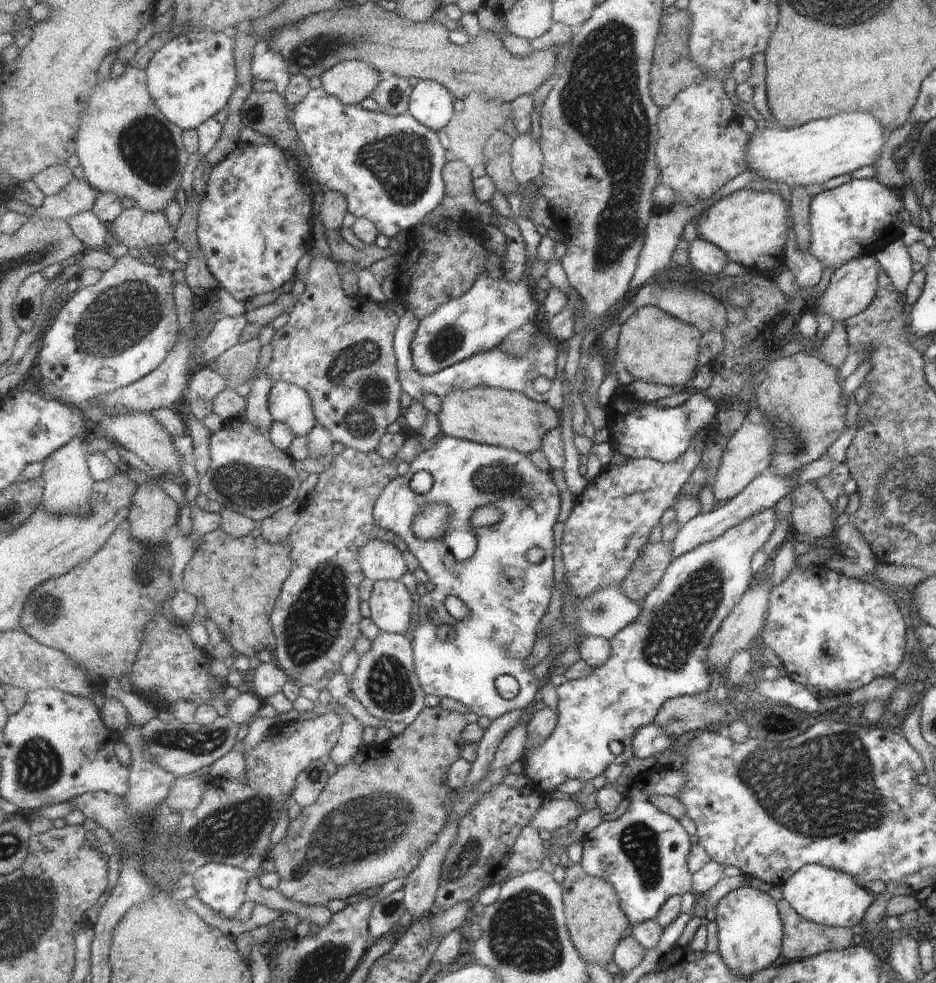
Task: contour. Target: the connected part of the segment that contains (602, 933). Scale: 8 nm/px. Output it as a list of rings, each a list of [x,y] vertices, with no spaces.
[[[575,864],[567,869],[567,876],[562,884],[566,892],[568,927],[571,930],[572,941],[580,950],[584,961],[607,967],[615,962],[620,942],[628,936],[633,936],[635,932],[634,922],[624,912],[619,893],[610,880],[592,876],[582,864]]]

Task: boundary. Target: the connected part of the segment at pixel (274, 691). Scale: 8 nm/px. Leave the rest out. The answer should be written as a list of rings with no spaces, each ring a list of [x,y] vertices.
[[[276,661],[262,663],[257,669],[254,678],[254,689],[256,696],[268,702],[270,698],[274,698],[282,693],[284,686],[292,681],[288,674],[276,664]]]

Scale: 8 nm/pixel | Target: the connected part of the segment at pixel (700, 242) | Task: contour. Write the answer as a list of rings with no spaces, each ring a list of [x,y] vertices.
[[[699,236],[693,242],[690,242],[690,266],[697,273],[708,275],[718,275],[726,268],[726,254],[708,240]]]

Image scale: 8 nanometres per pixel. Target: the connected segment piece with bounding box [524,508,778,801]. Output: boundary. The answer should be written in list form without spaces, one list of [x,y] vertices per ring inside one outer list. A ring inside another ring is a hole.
[[[768,508],[767,510],[762,510],[750,518],[746,518],[744,522],[740,522],[738,526],[732,526],[730,530],[726,530],[722,536],[718,536],[716,540],[710,540],[710,542],[704,542],[702,546],[698,546],[696,550],[680,556],[678,560],[675,560],[670,568],[668,568],[667,575],[664,576],[663,583],[660,585],[660,588],[656,588],[656,591],[652,592],[651,596],[642,604],[643,614],[639,617],[639,620],[636,620],[633,624],[630,624],[623,632],[620,632],[619,635],[611,641],[612,644],[612,656],[610,660],[604,664],[604,666],[594,668],[592,674],[586,678],[579,680],[568,680],[564,682],[558,688],[559,694],[559,724],[555,732],[552,732],[550,738],[544,740],[544,744],[536,746],[536,748],[530,748],[527,755],[525,756],[524,764],[524,773],[529,777],[533,788],[536,789],[536,792],[540,792],[540,796],[543,796],[543,799],[546,801],[551,798],[551,794],[560,791],[559,788],[566,782],[573,779],[579,779],[583,783],[586,783],[588,780],[593,780],[598,778],[598,776],[604,776],[604,772],[608,770],[610,764],[621,764],[626,766],[635,758],[635,749],[634,743],[636,739],[636,734],[640,731],[640,728],[648,727],[650,724],[653,724],[654,720],[658,718],[658,712],[660,708],[667,704],[670,699],[675,697],[682,697],[685,695],[701,695],[706,693],[708,684],[710,684],[710,678],[708,678],[708,672],[706,672],[706,664],[708,664],[708,655],[709,648],[715,638],[719,633],[719,629],[723,625],[723,621],[731,615],[731,611],[736,607],[736,604],[740,603],[740,600],[743,599],[744,592],[748,591],[748,584],[752,580],[752,572],[750,572],[750,560],[756,550],[761,550],[762,546],[766,544],[766,540],[769,540],[771,534],[776,528],[778,523],[778,518],[776,517],[776,511],[774,508]],[[612,742],[620,742],[625,747],[623,753],[620,755],[614,754],[612,752]]]

